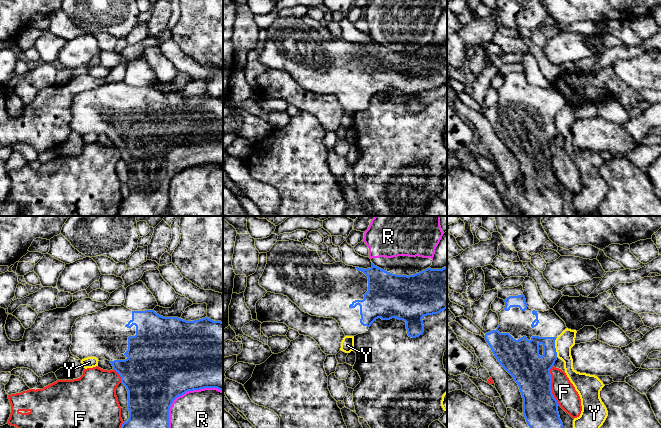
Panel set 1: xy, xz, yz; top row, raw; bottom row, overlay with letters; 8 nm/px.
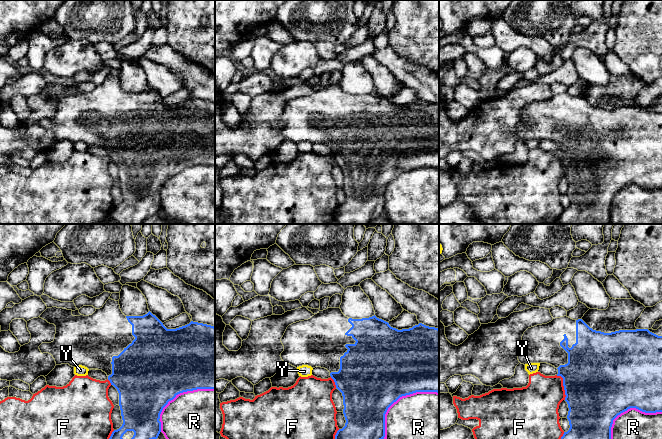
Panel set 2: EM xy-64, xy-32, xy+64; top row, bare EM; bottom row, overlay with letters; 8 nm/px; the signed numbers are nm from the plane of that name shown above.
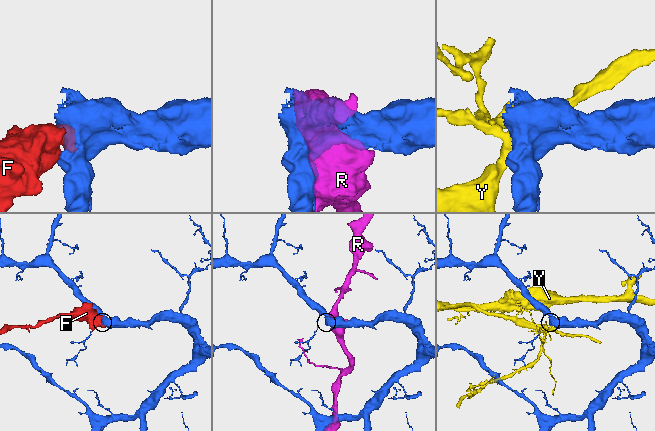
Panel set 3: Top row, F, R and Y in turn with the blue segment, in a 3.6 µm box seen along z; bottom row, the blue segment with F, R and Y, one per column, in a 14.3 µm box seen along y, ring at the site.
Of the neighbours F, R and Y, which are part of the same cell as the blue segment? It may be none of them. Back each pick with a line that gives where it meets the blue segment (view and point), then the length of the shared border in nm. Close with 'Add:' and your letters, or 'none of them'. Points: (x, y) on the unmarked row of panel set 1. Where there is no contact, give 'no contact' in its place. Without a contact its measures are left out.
Add: none of them

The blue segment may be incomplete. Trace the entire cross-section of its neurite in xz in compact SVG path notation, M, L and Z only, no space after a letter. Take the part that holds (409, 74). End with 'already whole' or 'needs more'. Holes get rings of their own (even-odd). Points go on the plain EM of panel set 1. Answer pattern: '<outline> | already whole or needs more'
M295 16L277 17L267 28L267 40L259 55L259 61L267 68L287 72L311 92L335 95L345 112L365 109L378 94L382 96L396 94L405 97L408 112L416 114L424 108L422 96L424 92L438 90L447 84L447 42L442 45L427 44L407 52L392 50L373 39L372 43L367 45L348 42L342 37L324 40L317 27L310 27L302 18Z | needs more

